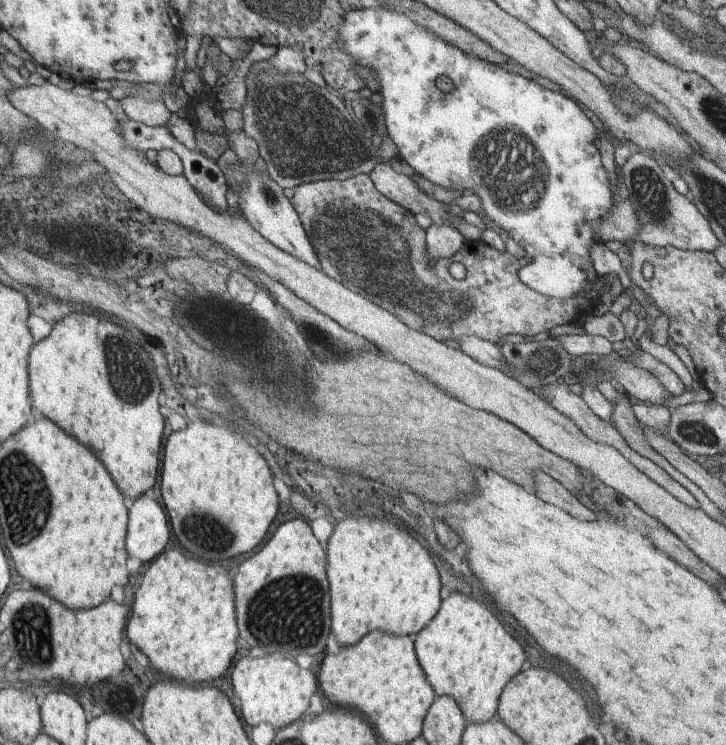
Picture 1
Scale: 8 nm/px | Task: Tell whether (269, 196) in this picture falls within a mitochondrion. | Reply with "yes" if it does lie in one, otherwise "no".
yes

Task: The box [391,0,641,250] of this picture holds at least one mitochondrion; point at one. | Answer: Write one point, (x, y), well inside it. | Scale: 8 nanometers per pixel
(513, 173)

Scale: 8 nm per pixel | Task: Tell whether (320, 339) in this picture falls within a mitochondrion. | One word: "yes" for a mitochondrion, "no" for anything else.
yes

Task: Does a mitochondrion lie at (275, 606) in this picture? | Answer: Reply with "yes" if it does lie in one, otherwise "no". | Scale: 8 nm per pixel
yes

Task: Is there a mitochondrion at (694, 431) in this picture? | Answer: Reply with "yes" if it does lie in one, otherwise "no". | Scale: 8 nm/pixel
yes

